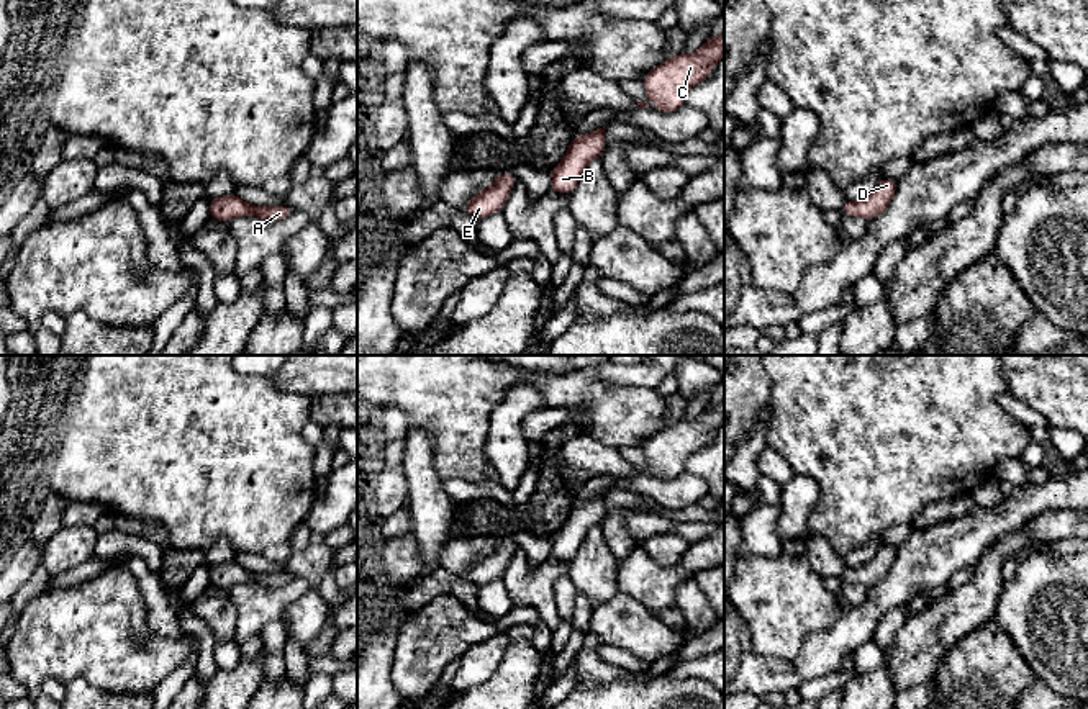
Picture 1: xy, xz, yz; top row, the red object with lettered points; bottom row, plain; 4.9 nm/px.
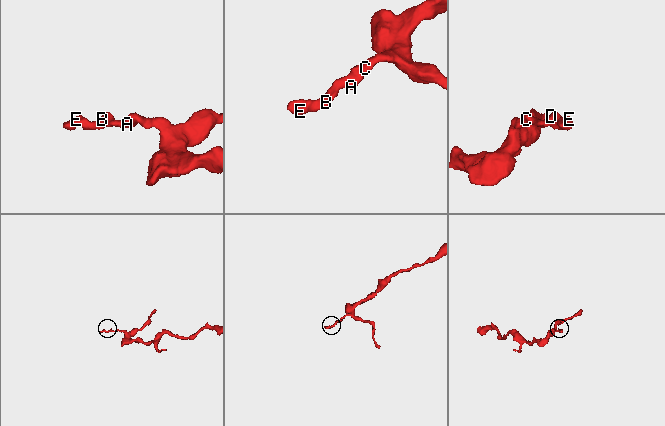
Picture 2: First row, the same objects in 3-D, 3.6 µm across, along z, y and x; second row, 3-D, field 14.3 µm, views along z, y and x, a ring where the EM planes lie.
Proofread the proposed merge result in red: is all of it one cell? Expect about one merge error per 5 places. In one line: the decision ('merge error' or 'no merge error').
no merge error

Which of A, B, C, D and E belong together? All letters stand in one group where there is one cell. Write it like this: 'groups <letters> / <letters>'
groups A B C D E

